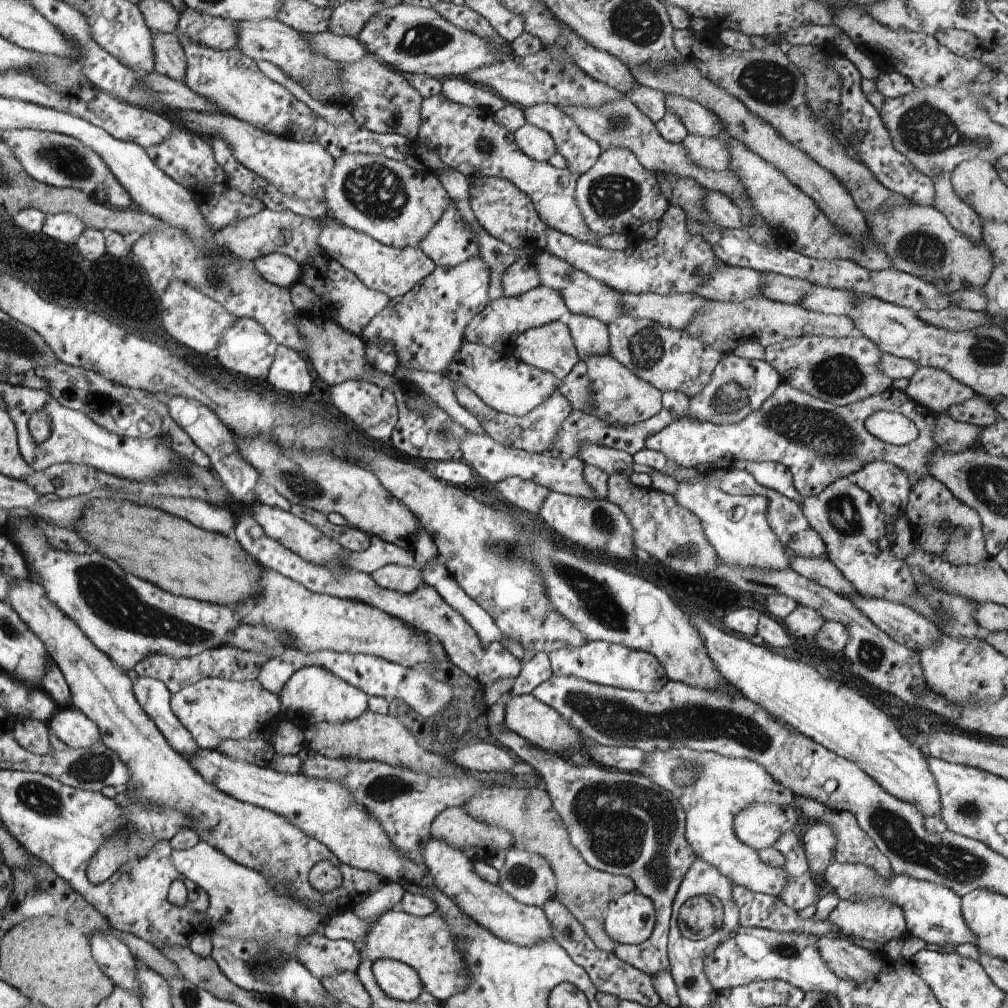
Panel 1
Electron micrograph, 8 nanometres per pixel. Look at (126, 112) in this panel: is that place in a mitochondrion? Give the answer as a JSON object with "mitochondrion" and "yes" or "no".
{"mitochondrion":"no"}

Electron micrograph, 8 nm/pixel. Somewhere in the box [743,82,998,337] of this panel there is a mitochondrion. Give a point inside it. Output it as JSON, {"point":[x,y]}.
{"point":[925,129]}

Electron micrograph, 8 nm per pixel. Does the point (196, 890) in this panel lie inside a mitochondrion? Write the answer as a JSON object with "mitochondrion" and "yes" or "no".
{"mitochondrion":"no"}

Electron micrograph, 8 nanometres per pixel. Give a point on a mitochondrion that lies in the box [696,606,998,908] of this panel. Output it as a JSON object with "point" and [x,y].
{"point":[961,866]}

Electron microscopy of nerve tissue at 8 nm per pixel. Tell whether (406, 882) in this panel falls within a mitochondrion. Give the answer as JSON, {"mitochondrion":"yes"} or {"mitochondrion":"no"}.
{"mitochondrion":"no"}

